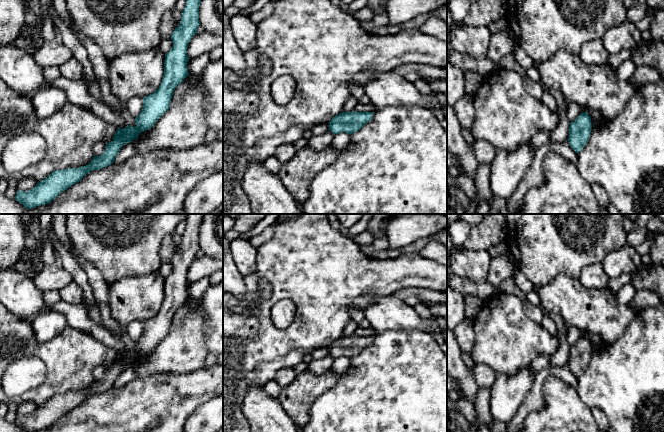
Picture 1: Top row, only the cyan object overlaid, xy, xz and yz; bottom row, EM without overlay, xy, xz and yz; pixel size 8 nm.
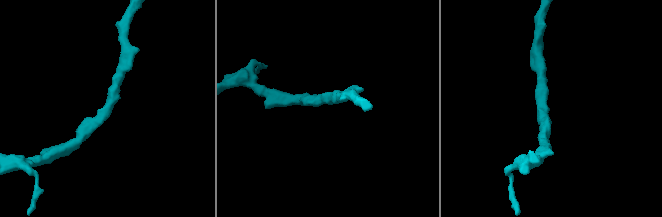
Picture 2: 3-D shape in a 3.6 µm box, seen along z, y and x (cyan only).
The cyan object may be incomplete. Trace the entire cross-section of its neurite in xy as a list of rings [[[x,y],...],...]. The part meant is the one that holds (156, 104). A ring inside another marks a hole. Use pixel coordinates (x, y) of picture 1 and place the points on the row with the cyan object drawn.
[[[186,0],[180,24],[171,35],[173,47],[165,54],[162,82],[154,93],[143,98],[142,111],[135,118],[136,126],[127,125],[124,129],[118,128],[113,140],[106,143],[104,153],[101,156],[94,155],[88,165],[56,170],[38,182],[31,190],[26,192],[17,190],[15,200],[23,204],[27,210],[50,203],[61,192],[79,182],[90,171],[111,165],[124,144],[138,138],[141,132],[152,128],[169,109],[175,88],[189,75],[187,48],[200,25],[200,2],[201,0]]]

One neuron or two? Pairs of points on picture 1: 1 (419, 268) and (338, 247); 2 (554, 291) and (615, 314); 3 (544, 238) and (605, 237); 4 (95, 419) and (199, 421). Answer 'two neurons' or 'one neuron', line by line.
1: one neuron
2: one neuron
3: one neuron
4: two neurons

